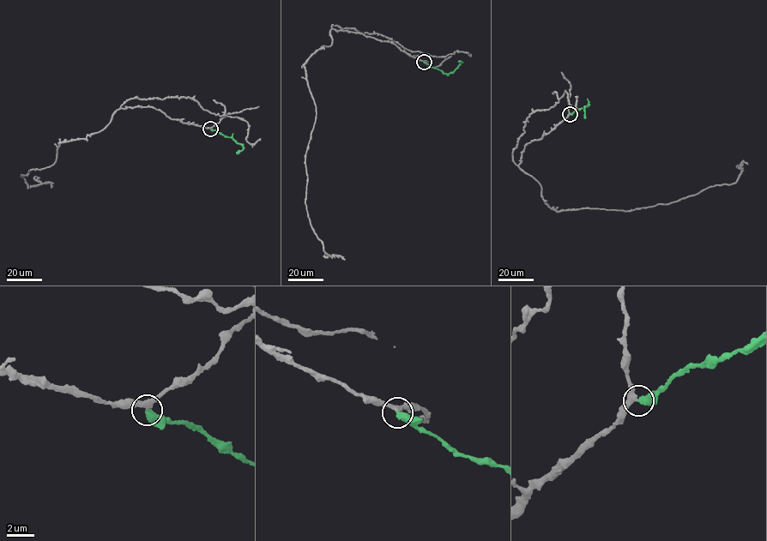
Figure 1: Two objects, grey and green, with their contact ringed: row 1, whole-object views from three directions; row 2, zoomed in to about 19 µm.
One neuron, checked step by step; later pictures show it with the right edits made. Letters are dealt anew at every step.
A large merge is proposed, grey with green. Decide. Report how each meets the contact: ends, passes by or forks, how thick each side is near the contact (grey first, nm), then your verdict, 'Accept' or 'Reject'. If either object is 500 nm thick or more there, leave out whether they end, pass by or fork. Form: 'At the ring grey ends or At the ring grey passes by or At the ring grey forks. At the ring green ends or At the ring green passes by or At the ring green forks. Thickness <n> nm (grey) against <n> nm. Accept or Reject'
At the ring grey passes by. At the ring green ends. Thickness 300 nm (grey) against 480 nm. Accept

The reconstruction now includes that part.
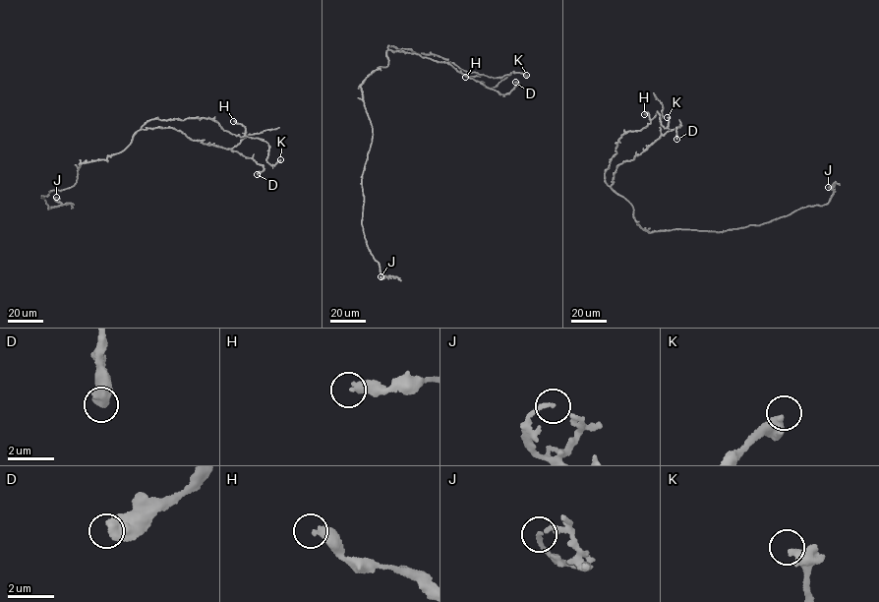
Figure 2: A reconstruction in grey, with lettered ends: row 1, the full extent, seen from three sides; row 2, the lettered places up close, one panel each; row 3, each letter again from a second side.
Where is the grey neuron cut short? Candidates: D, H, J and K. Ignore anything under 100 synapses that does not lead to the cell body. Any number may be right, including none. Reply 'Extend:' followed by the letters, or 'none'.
Extend: none

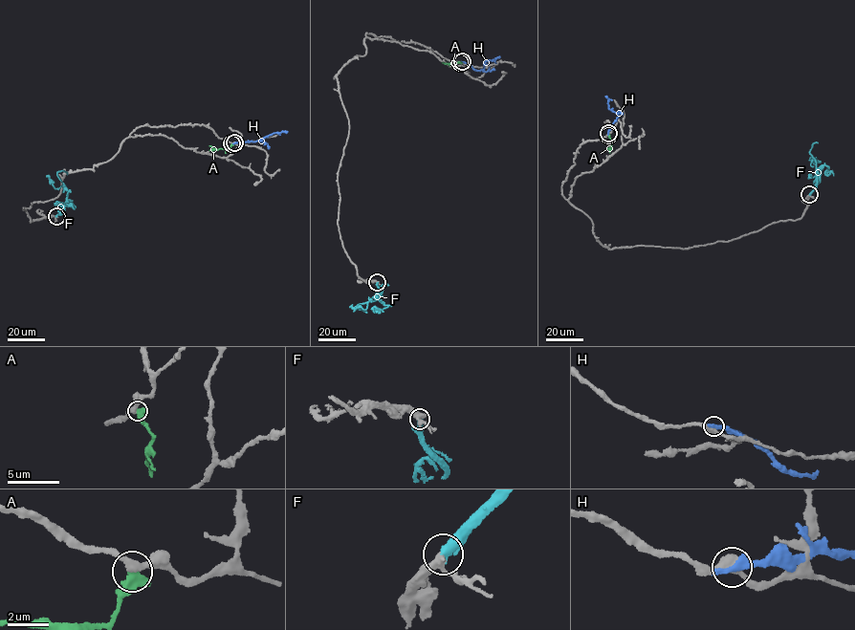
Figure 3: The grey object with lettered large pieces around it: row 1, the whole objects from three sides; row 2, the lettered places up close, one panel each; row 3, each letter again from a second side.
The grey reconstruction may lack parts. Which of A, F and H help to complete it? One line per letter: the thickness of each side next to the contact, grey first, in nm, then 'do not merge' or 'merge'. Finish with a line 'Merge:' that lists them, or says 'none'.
A: calibres 280 and 440 nm; do not merge
F: calibres 380 and 480 nm; merge
H: calibres 460 and 420 nm; do not merge
Merge: F

